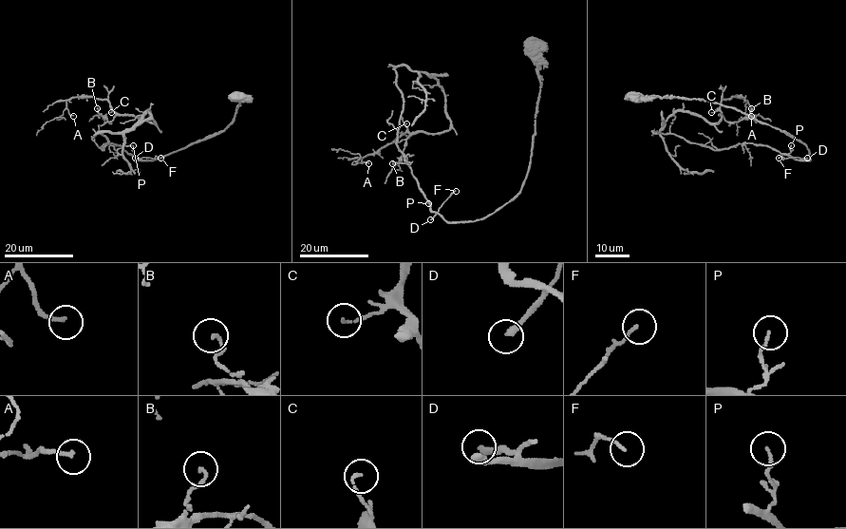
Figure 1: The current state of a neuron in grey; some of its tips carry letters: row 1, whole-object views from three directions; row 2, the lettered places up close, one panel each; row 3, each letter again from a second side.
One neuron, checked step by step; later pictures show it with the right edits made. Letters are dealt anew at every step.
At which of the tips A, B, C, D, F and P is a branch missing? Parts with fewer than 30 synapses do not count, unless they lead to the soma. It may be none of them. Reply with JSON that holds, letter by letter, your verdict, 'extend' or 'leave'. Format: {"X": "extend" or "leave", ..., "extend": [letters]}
{"A": "leave", "B": "leave", "C": "leave", "D": "leave", "F": "leave", "P": "leave", "extend": []}

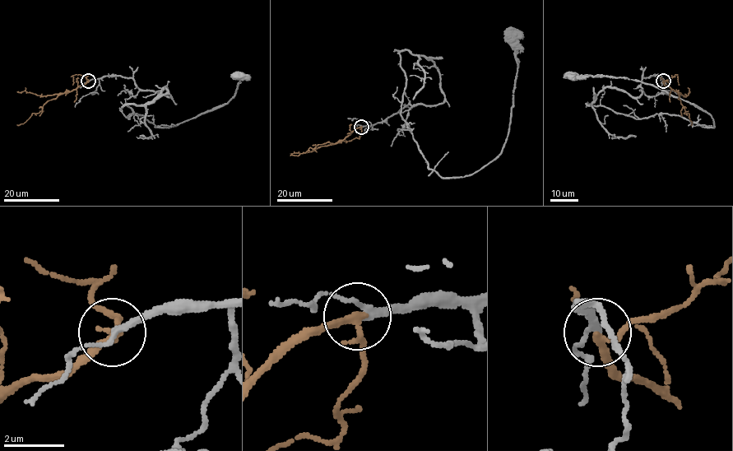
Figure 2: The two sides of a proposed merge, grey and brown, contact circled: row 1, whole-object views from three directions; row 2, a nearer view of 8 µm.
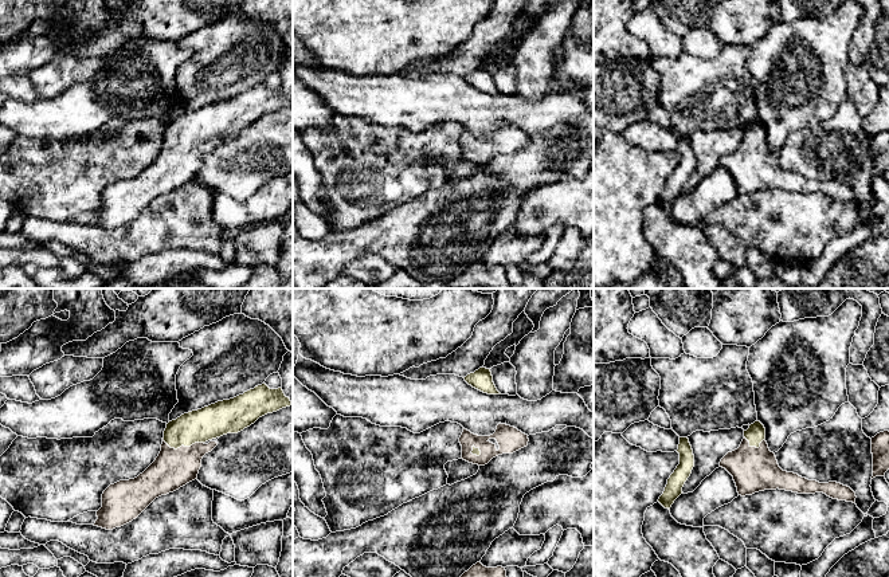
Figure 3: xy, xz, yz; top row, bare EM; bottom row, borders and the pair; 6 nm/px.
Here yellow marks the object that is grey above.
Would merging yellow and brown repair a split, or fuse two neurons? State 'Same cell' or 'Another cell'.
Same cell

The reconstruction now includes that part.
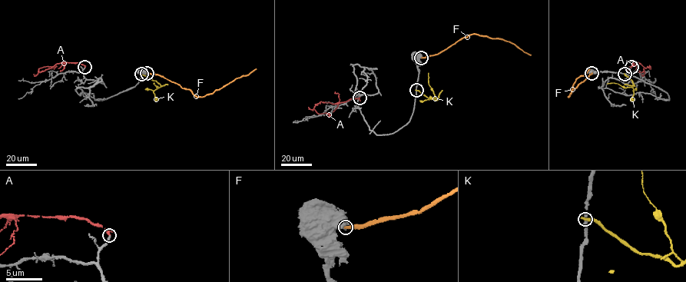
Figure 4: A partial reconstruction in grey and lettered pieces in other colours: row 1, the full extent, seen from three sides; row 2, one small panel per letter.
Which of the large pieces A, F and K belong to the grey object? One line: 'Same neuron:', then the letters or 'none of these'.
Same neuron: A

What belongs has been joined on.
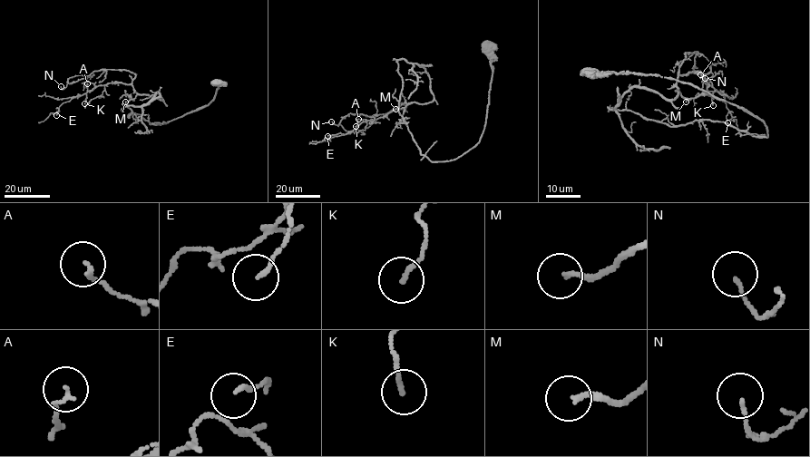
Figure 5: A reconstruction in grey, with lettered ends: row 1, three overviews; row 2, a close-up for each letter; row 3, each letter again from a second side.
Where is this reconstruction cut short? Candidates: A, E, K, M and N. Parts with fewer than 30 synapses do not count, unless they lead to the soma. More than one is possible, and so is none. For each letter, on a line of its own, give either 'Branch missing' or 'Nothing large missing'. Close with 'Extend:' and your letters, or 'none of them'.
A: Nothing large missing
E: Nothing large missing
K: Nothing large missing
M: Branch missing
N: Nothing large missing
Extend: M

